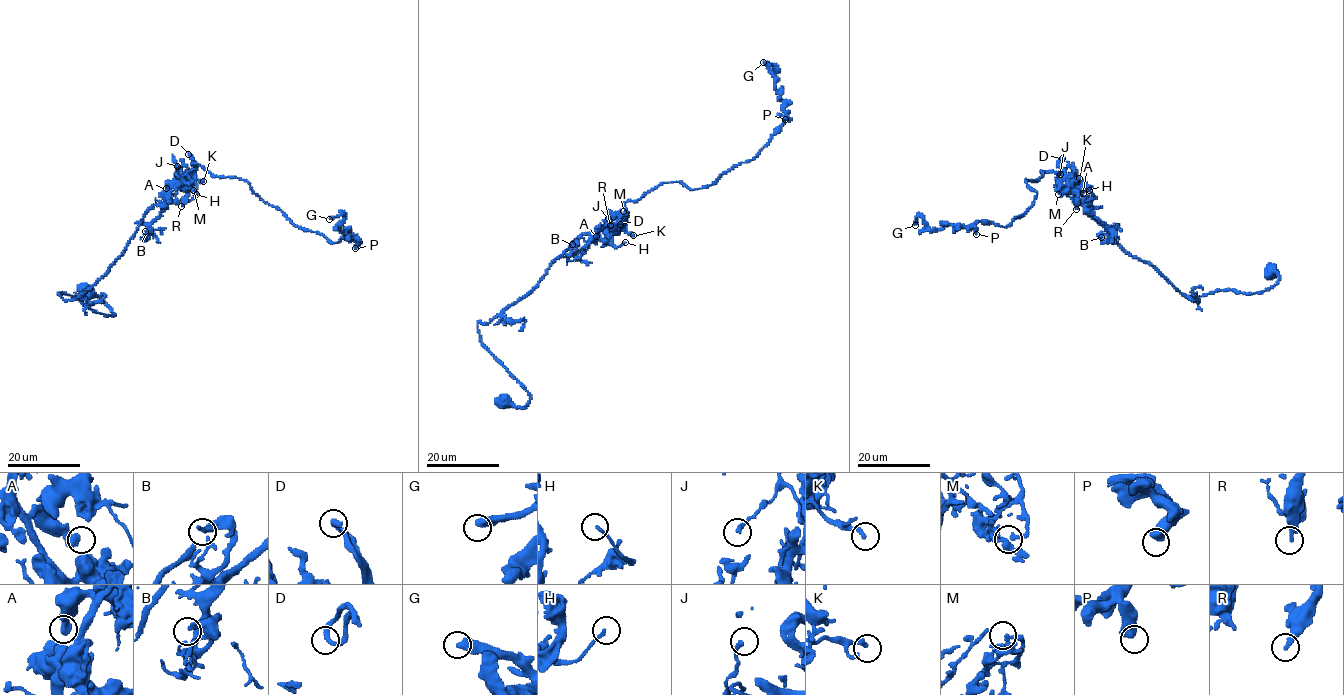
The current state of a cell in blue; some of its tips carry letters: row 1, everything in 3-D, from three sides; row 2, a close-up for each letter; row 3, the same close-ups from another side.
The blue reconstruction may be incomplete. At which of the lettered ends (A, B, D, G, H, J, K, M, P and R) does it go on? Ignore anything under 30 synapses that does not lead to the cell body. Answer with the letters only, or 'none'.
none

